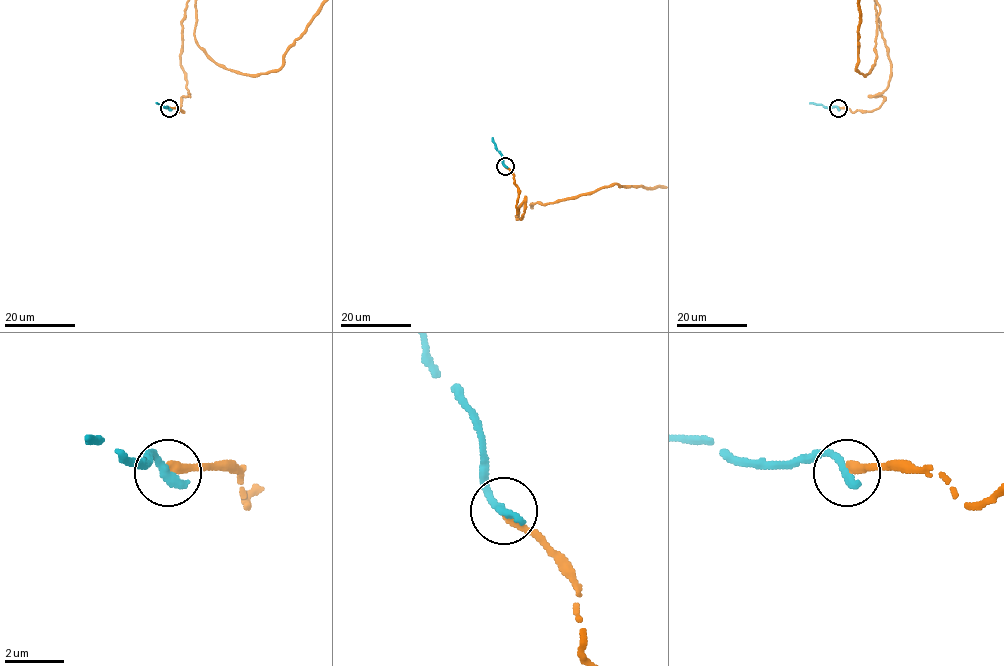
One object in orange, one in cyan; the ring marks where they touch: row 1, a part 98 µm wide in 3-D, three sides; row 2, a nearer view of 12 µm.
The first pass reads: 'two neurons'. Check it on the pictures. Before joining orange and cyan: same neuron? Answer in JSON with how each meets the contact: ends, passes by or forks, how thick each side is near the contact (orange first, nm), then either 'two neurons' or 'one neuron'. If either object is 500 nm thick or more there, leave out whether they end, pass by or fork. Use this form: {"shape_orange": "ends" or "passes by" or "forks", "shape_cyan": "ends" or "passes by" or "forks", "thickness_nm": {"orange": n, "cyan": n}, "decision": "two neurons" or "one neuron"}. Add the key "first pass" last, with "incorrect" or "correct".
{"shape_orange": "ends", "shape_cyan": "ends", "thickness_nm": {"orange": 320, "cyan": 360}, "decision": "two neurons", "first pass": "correct"}

